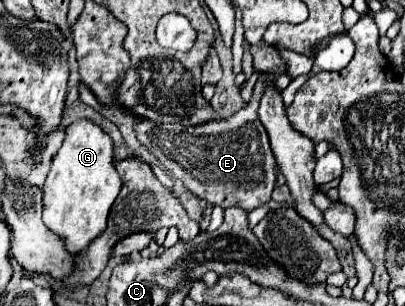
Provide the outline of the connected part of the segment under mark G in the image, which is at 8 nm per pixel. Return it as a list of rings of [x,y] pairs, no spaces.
[[[77,119],[65,131],[65,139],[53,157],[45,181],[45,225],[65,239],[71,253],[81,253],[103,229],[113,201],[121,189],[121,179],[113,165],[113,139],[91,119]]]

